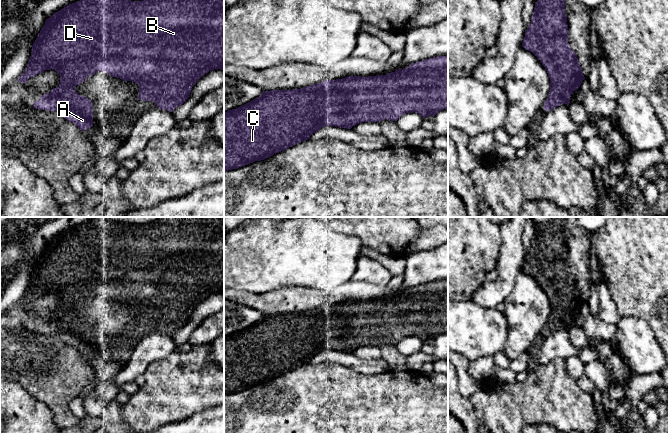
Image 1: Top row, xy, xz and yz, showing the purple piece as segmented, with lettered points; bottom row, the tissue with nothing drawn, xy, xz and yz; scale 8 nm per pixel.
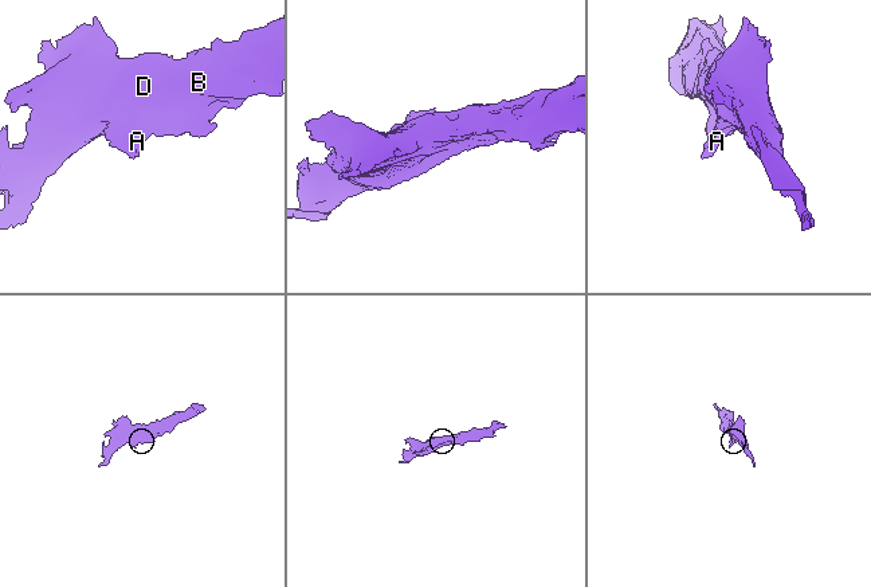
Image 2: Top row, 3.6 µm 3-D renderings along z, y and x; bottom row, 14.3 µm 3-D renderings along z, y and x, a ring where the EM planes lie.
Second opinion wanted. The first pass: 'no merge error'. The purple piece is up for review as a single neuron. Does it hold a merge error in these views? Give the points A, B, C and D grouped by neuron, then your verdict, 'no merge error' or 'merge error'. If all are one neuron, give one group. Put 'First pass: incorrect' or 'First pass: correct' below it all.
A B C D; no merge error
First pass: correct

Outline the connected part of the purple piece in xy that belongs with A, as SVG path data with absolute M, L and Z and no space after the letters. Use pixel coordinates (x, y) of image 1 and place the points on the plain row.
M95 217L78 226L69 228L46 243L45 249L41 252L40 257L32 269L28 289L17 305L25 308L29 302L50 293L55 294L60 299L60 309L53 312L49 318L41 319L41 323L34 326L33 332L56 335L65 343L74 347L82 355L93 350L93 327L90 323L78 318L75 312L88 300L98 295L105 295L112 301L137 307L139 309L137 324L154 325L158 332L173 336L176 331L186 326L192 311L203 299L214 293L224 294L224 217L160 217L154 223L143 225L117 223L109 220L107 217Z

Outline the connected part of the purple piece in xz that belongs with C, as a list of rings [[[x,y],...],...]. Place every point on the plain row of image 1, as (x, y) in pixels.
[[[438,280],[412,287],[386,299],[349,300],[292,314],[272,314],[254,324],[224,337],[224,396],[261,385],[284,375],[325,350],[351,353],[362,346],[397,345],[405,337],[419,337],[423,342],[448,333],[448,280]]]

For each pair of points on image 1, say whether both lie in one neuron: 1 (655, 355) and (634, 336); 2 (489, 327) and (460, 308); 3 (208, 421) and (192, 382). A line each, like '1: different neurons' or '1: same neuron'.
1: same neuron
2: same neuron
3: different neurons

